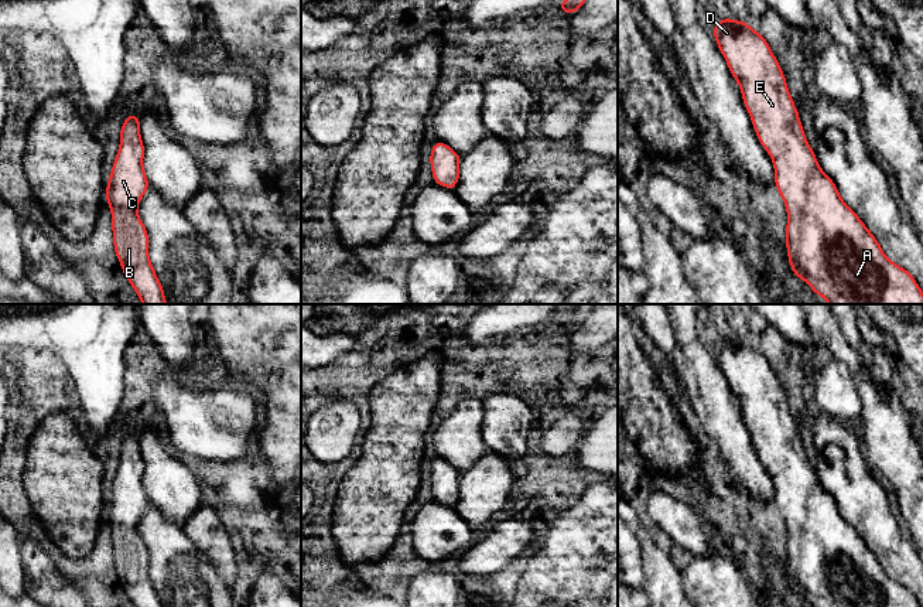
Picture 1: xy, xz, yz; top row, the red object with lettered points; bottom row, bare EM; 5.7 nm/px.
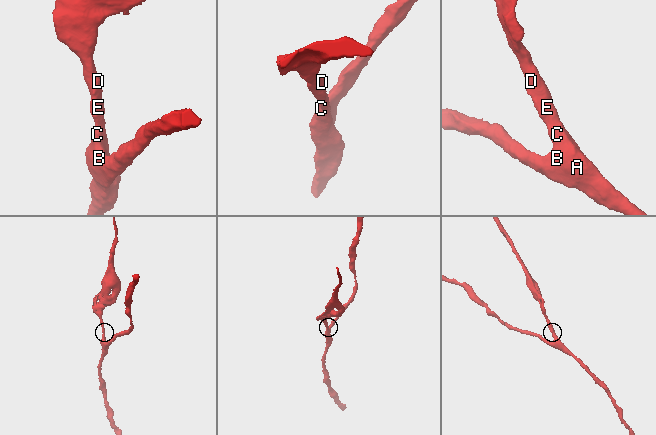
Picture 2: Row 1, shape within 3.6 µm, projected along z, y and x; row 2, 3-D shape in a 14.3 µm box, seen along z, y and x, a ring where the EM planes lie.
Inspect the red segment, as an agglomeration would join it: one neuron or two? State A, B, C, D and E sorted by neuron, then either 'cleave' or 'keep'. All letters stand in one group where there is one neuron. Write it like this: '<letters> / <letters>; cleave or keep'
A B C D E; keep

